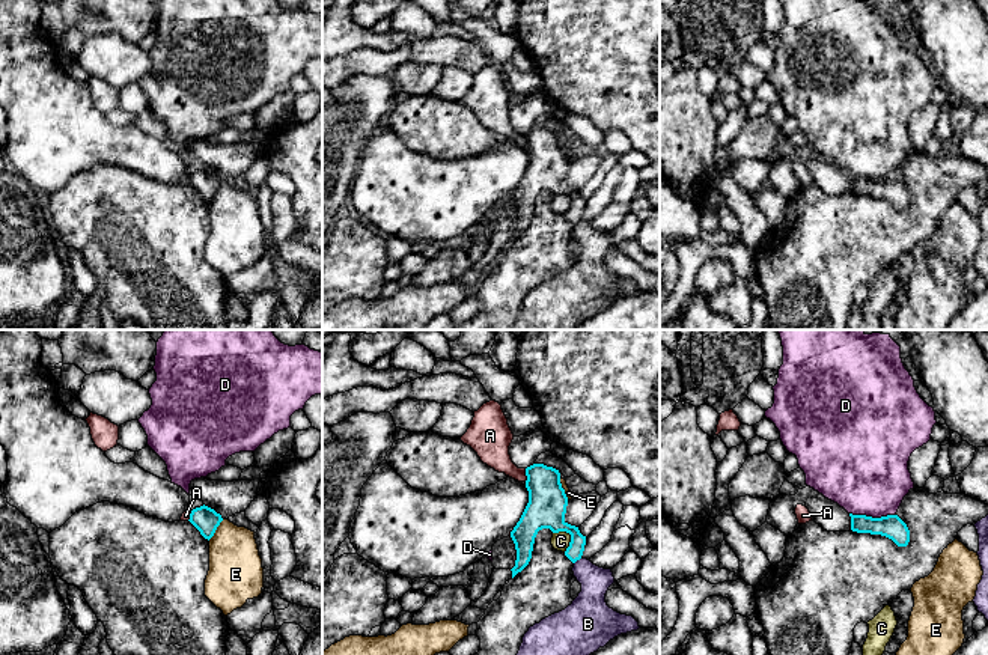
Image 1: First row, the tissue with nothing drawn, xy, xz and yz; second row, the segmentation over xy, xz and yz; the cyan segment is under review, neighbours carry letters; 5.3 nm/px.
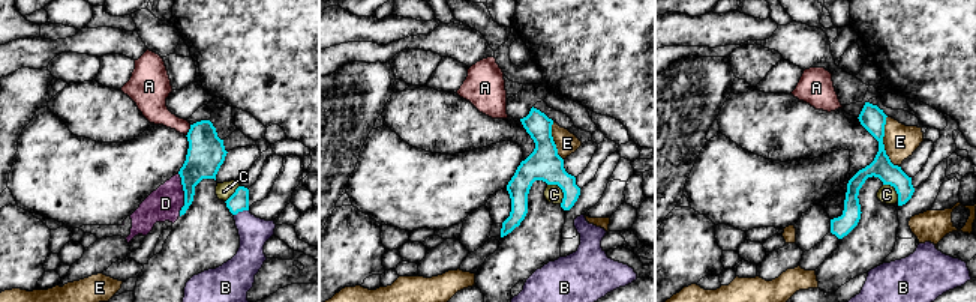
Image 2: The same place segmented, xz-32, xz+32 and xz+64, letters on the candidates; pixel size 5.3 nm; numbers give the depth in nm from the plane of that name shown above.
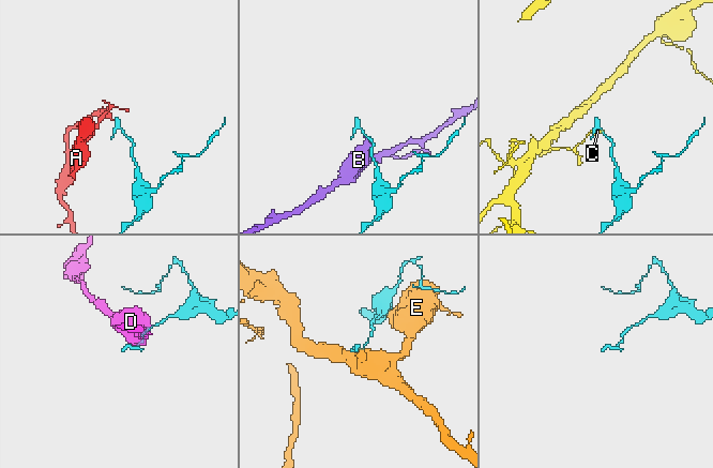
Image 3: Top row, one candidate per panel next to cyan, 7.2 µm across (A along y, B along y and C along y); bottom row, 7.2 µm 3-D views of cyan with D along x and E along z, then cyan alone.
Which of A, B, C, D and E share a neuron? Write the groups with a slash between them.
A / B / C / D / E

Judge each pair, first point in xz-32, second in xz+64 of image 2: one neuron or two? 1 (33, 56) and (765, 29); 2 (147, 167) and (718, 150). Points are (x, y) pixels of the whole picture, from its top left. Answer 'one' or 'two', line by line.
1: two
2: one

